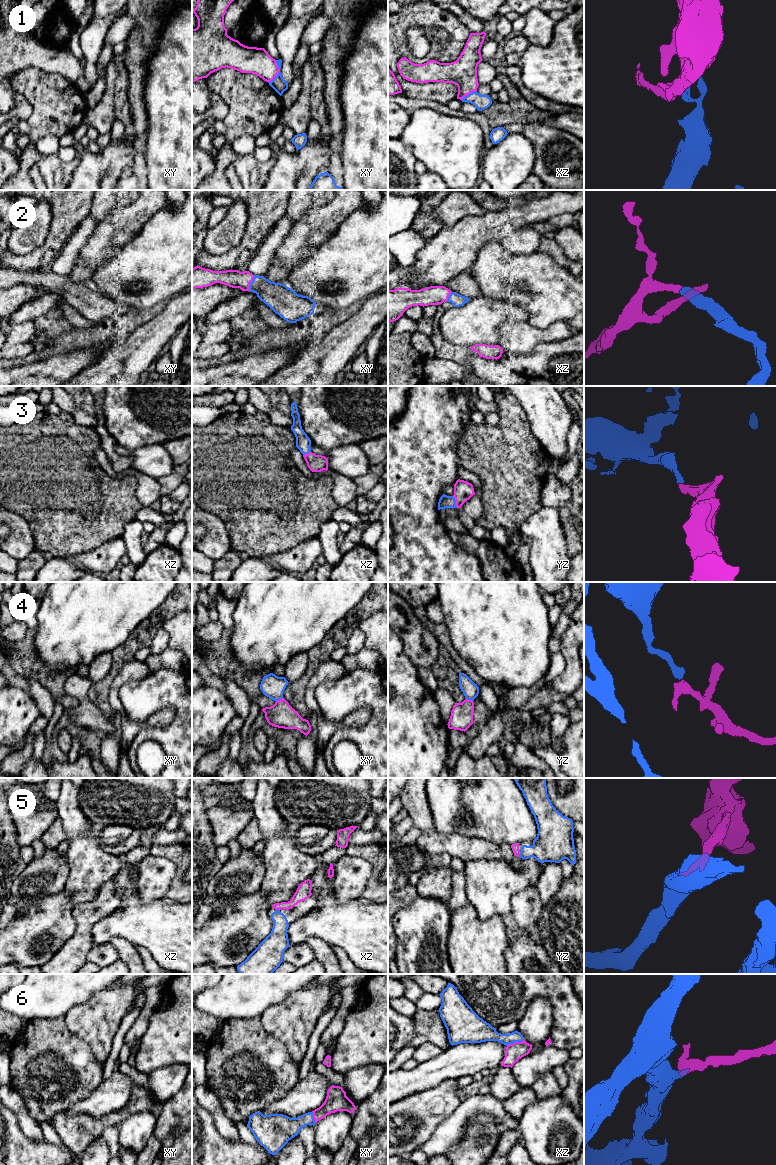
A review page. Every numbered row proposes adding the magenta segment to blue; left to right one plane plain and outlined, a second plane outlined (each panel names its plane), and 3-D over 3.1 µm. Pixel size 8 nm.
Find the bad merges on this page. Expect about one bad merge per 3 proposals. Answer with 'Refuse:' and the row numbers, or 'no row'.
Refuse: 1

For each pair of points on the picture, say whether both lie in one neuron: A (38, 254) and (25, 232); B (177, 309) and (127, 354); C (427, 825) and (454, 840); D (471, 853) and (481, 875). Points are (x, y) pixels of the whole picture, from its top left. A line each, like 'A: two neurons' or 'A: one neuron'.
A: two neurons
B: one neuron
C: two neurons
D: two neurons

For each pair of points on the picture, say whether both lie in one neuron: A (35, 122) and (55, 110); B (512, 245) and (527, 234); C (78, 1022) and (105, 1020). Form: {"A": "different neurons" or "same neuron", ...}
{"A": "same neuron", "B": "same neuron", "C": "same neuron"}

